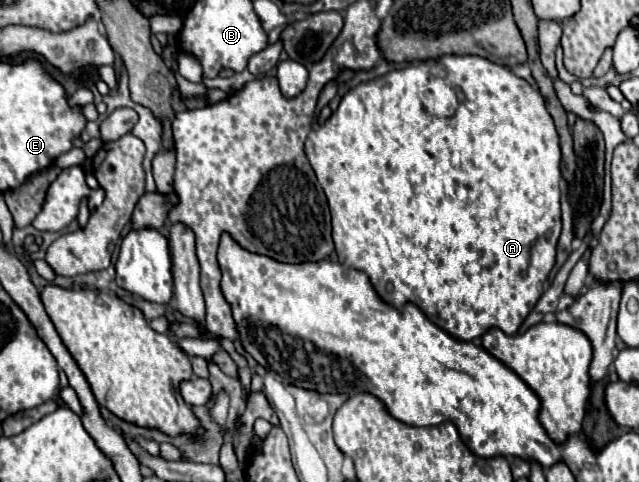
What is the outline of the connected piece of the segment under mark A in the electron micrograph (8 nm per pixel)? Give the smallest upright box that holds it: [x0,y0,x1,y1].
[305,54,561,340]

